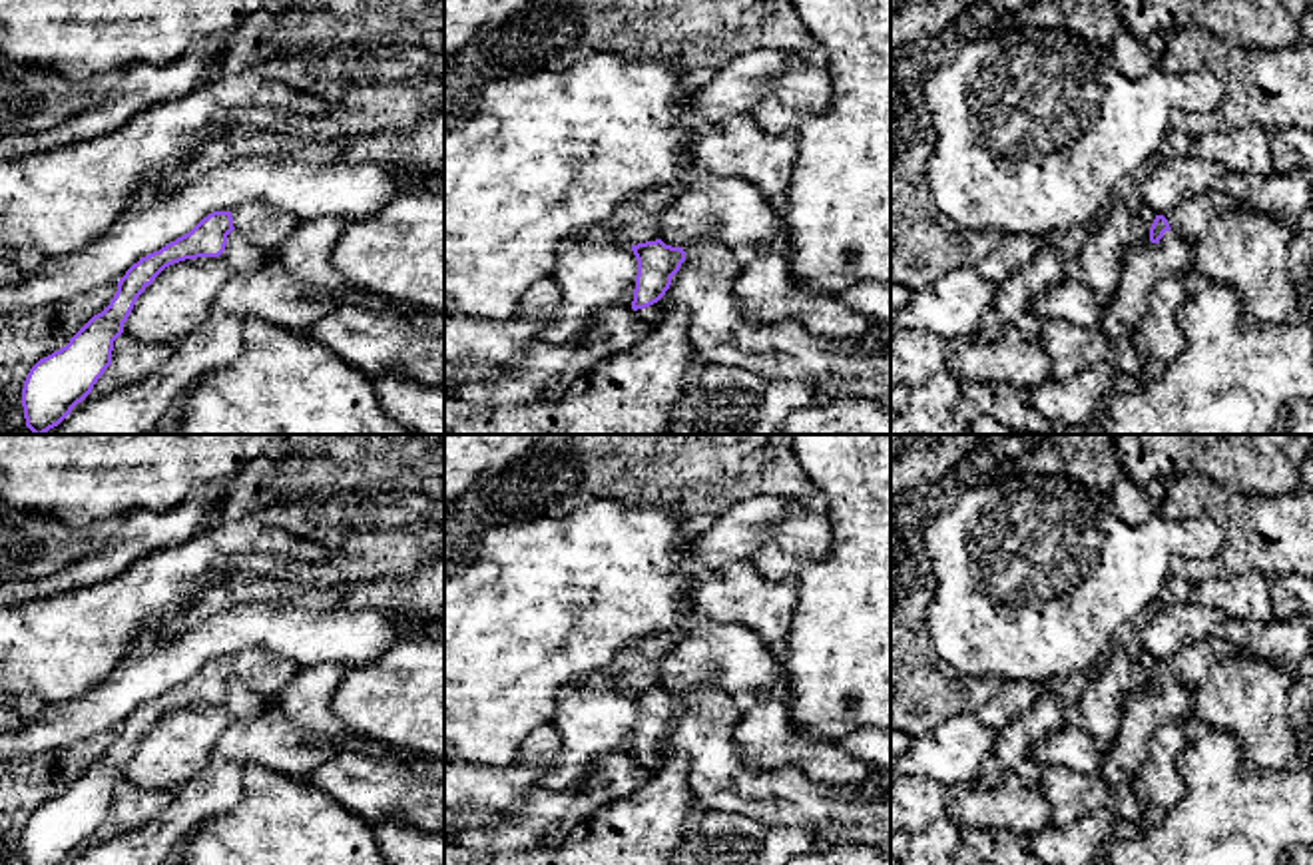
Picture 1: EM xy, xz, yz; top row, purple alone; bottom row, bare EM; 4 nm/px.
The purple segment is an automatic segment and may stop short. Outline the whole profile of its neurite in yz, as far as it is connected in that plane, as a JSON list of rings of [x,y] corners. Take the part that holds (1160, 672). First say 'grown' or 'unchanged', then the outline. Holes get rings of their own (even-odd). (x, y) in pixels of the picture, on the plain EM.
grown; [[[1207,640],[1185,644],[1166,660],[1156,662],[1150,674],[1150,688],[1160,690],[1166,678],[1174,676],[1197,692],[1209,678],[1215,656]]]

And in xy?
grown; [[[247,648],[233,658],[213,658],[189,680],[133,710],[118,727],[110,751],[94,761],[60,797],[40,805],[22,835],[24,865],[66,865],[112,811],[114,787],[124,779],[137,743],[169,712],[219,704],[235,676],[263,698],[273,698],[299,672],[299,664],[265,648]]]

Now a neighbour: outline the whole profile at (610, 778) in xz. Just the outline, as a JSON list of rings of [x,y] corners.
[[[608,753],[596,759],[574,787],[576,797],[562,819],[542,831],[542,847],[558,847],[568,835],[578,831],[598,809],[630,795],[652,771],[634,755]]]

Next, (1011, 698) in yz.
[[[1004,682],[996,686],[990,700],[976,708],[976,716],[996,733],[1002,731],[1008,721],[1028,712],[1036,700],[1036,686],[1026,682]]]

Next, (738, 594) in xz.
[[[749,562],[725,564],[719,574],[691,588],[691,610],[713,624],[743,624],[769,646],[785,646],[799,604],[799,580],[759,576]]]

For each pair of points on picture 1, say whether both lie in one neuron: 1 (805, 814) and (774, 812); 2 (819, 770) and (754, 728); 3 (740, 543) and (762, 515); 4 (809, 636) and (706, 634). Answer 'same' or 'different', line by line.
1: same
2: same
3: same
4: different

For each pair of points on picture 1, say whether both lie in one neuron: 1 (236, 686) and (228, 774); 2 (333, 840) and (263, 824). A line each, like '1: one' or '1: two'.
1: two
2: one

